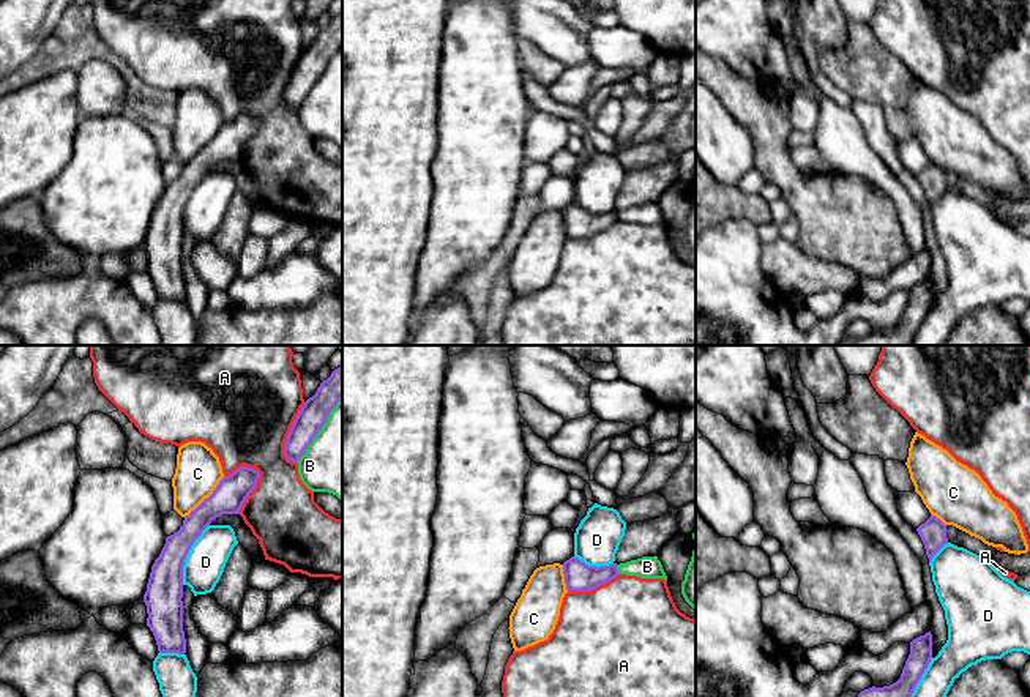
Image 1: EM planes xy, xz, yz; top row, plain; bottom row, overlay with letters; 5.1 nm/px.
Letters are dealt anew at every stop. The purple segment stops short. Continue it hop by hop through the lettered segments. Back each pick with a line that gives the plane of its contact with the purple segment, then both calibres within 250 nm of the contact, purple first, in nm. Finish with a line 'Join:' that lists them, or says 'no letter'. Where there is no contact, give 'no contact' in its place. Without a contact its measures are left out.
Join: no letter

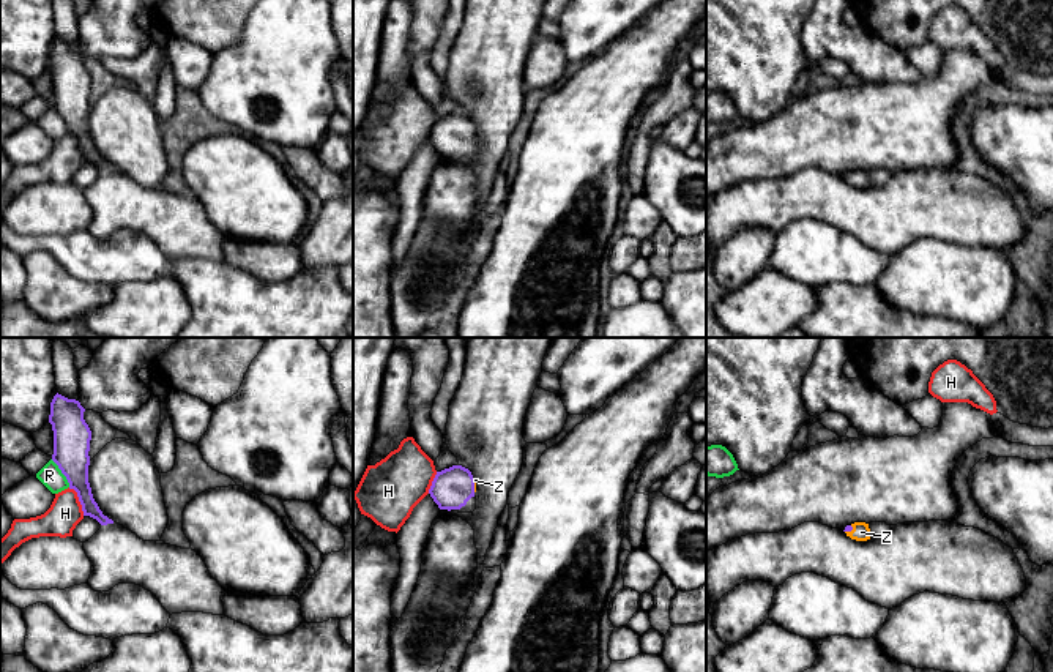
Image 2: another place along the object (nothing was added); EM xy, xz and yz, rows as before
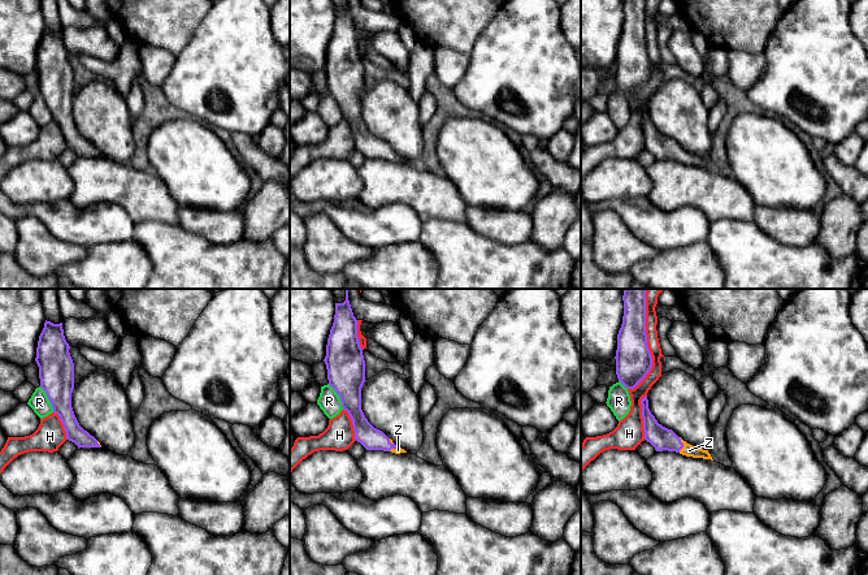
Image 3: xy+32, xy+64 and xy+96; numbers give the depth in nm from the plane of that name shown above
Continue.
Z: meets purple in xz; 200 nm thick on the purple side, 20 nm on the other
Join: Z

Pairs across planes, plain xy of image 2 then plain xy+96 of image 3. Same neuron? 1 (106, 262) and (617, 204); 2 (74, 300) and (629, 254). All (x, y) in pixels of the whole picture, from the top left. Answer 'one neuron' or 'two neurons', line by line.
1: one neuron
2: one neuron

